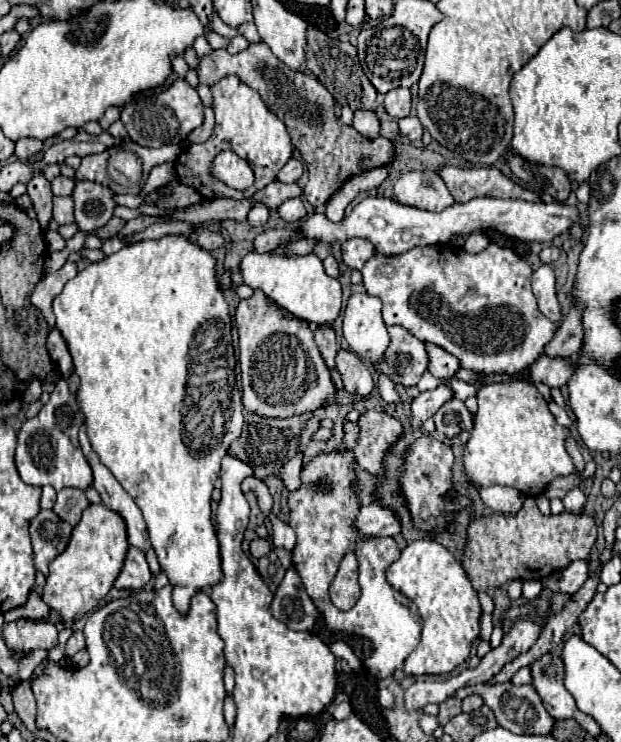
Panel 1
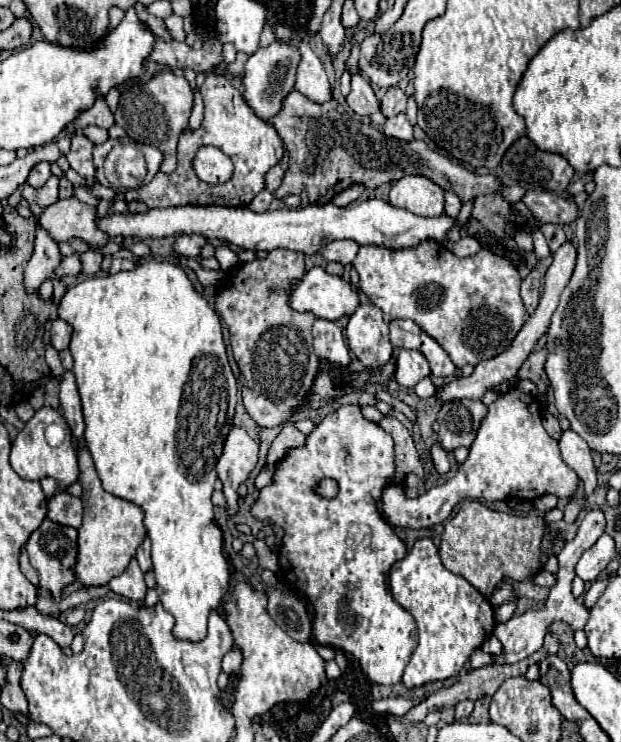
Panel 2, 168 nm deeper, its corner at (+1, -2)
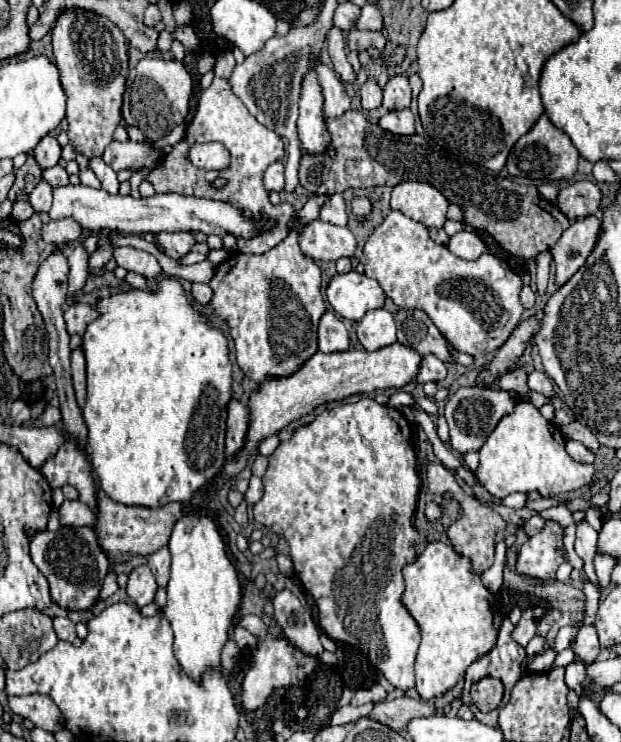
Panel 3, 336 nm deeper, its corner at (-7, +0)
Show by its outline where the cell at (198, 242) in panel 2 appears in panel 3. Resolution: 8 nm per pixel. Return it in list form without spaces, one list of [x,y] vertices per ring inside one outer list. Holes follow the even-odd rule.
[[[156,233],[154,243],[164,249],[164,253],[172,259],[180,259],[190,251],[190,247],[196,243],[192,233]]]

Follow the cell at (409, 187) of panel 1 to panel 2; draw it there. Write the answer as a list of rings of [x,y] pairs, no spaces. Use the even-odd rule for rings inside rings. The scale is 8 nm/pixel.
[[[408,175],[392,185],[390,203],[414,215],[438,217],[444,213],[444,191],[424,175]]]

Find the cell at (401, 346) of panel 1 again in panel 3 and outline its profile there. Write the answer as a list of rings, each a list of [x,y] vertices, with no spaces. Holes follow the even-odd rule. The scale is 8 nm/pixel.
[[[426,355],[422,365],[420,365],[420,371],[416,375],[416,381],[418,383],[428,383],[428,381],[438,383],[438,381],[442,381],[446,377],[446,373],[448,373],[446,365],[436,355]]]

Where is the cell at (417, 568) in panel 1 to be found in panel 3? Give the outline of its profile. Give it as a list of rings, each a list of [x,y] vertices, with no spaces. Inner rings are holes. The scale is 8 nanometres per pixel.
[[[442,541],[430,543],[412,565],[404,567],[404,581],[406,591],[402,595],[402,605],[414,617],[422,633],[422,643],[416,657],[416,691],[424,701],[430,701],[448,693],[460,679],[464,679],[466,667],[478,657],[486,655],[496,645],[498,627],[502,619],[496,619],[496,601],[492,593],[482,585],[480,577],[472,571],[472,561],[456,553],[452,545],[446,545]]]

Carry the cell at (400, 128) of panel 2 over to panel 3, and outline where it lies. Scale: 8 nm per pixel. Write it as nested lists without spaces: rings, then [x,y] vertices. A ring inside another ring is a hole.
[[[402,109],[402,111],[388,111],[378,125],[394,135],[414,135],[414,117],[410,109]]]

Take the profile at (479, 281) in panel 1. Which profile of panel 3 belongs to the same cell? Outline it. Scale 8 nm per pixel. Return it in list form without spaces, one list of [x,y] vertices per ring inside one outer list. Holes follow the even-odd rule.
[[[390,211],[382,225],[374,229],[374,233],[364,245],[360,263],[364,265],[366,275],[374,277],[384,289],[386,297],[390,297],[400,309],[422,309],[432,319],[432,323],[442,331],[448,343],[472,357],[502,347],[524,311],[520,305],[522,279],[504,261],[500,261],[492,253],[484,253],[476,261],[460,259],[452,255],[446,249],[446,245],[436,245],[428,237],[428,229],[424,225],[410,217],[404,217],[398,211]]]

